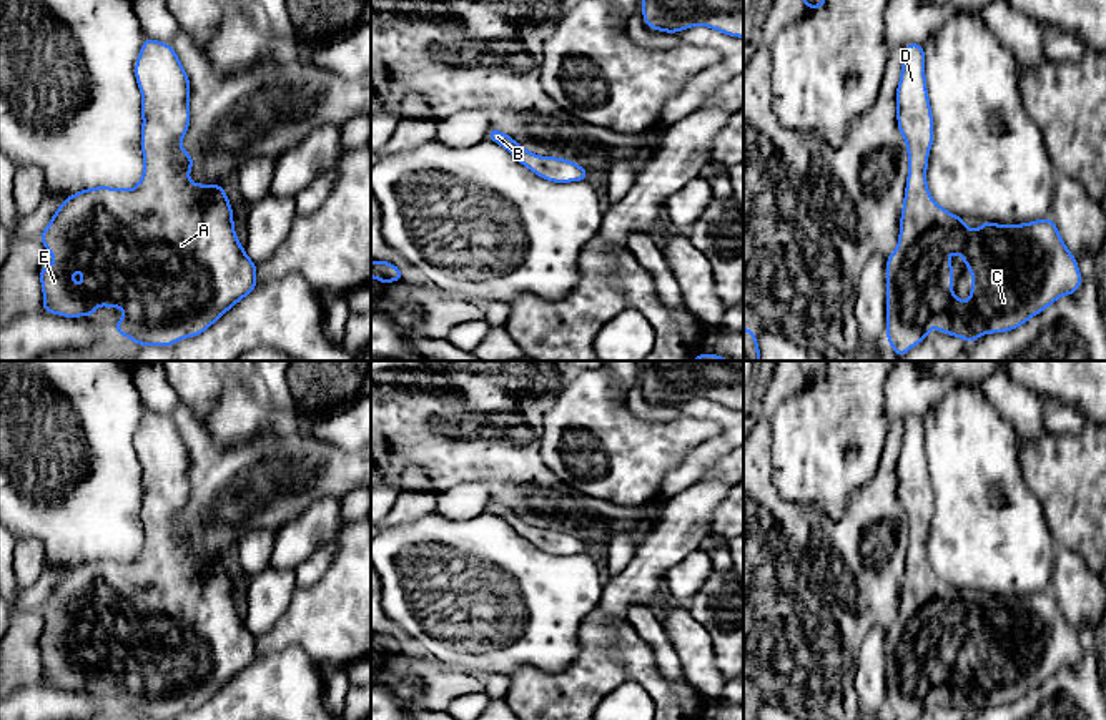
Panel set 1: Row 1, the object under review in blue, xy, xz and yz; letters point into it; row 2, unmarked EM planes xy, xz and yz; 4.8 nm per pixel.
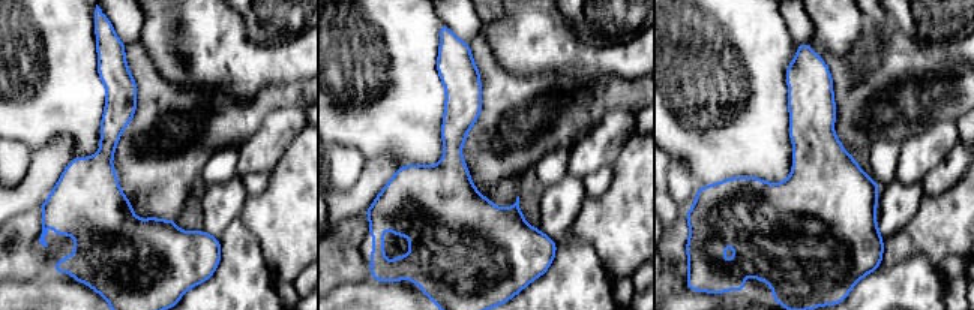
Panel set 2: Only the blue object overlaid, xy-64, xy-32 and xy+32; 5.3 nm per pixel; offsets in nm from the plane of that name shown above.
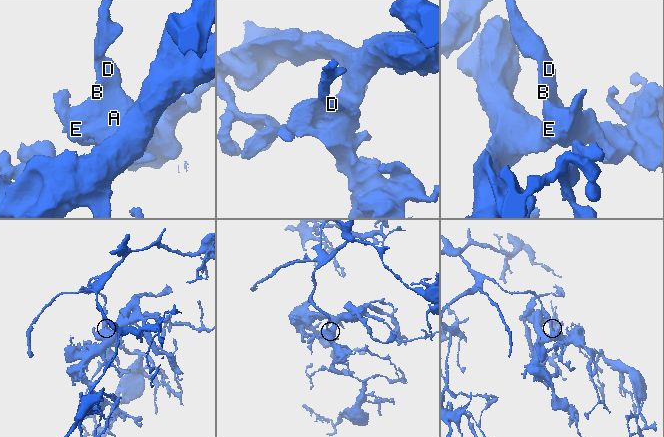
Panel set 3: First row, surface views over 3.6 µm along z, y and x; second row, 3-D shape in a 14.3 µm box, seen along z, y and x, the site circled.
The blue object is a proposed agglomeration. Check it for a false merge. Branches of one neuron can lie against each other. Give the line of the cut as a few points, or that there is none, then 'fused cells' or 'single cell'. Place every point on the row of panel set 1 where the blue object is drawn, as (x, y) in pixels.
cut none; single cell

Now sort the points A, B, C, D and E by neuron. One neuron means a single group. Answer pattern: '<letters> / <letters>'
A B C D E

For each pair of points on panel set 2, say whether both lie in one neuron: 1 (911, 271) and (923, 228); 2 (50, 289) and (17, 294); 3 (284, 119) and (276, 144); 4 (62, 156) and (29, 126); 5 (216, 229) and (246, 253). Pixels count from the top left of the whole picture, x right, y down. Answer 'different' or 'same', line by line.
1: different
2: same
3: same
4: different
5: different

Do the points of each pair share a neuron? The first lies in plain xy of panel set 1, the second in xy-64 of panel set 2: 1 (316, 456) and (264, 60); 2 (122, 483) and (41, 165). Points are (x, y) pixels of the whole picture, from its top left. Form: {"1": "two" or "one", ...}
{"1": "two", "2": "two"}

